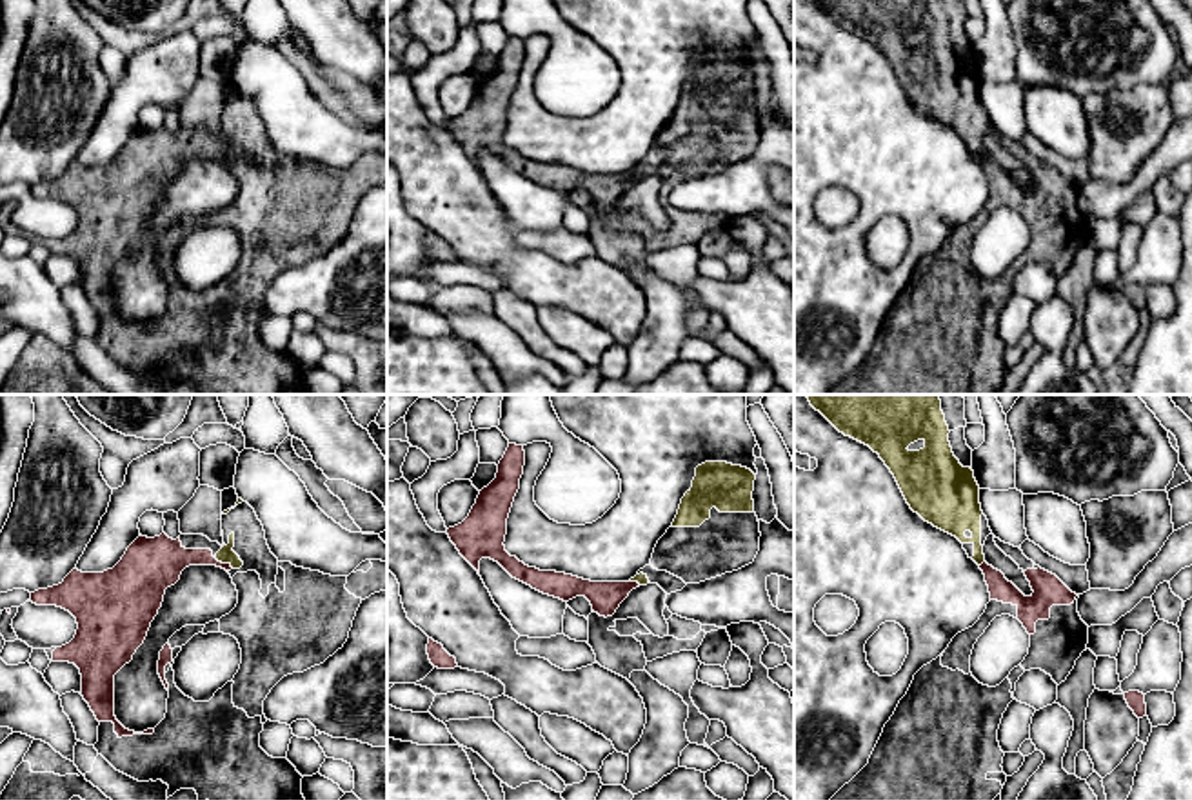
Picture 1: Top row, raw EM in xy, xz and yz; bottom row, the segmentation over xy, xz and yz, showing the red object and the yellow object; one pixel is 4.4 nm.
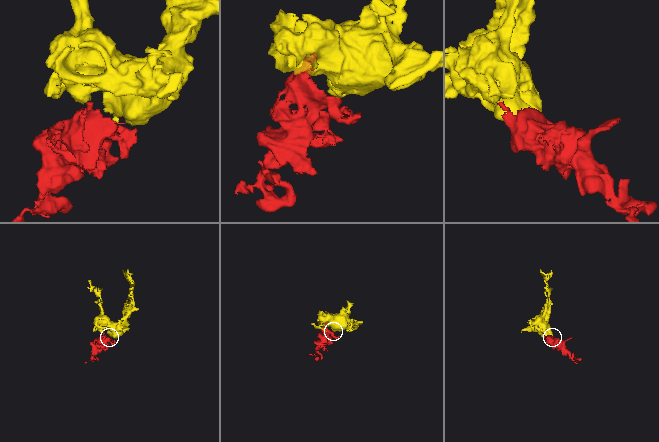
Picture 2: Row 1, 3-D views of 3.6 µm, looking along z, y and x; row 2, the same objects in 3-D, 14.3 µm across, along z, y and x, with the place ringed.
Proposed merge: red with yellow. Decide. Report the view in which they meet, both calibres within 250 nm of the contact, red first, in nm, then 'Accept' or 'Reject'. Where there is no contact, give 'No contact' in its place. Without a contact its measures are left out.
Touches red in xy. Thickness 170 nm (red) against 80 nm. Accept

